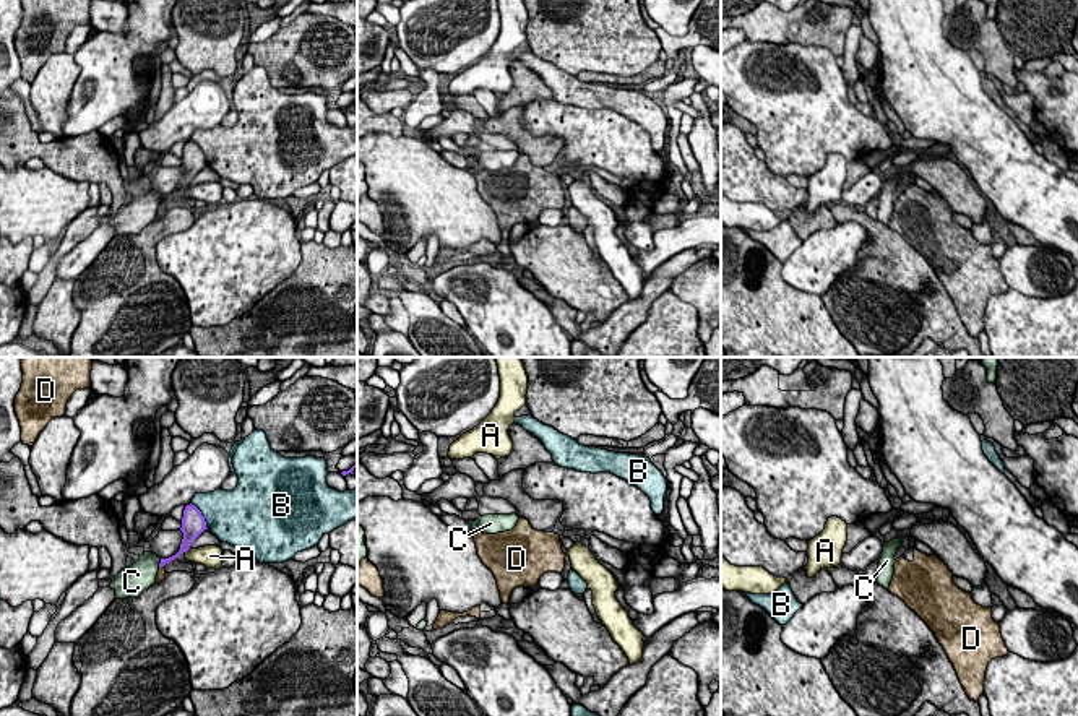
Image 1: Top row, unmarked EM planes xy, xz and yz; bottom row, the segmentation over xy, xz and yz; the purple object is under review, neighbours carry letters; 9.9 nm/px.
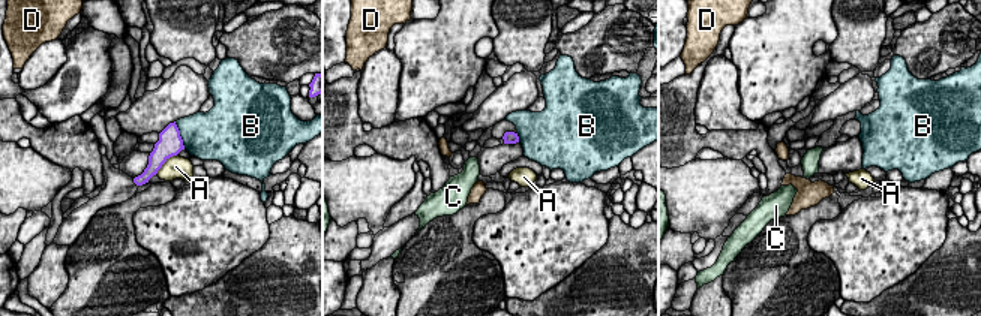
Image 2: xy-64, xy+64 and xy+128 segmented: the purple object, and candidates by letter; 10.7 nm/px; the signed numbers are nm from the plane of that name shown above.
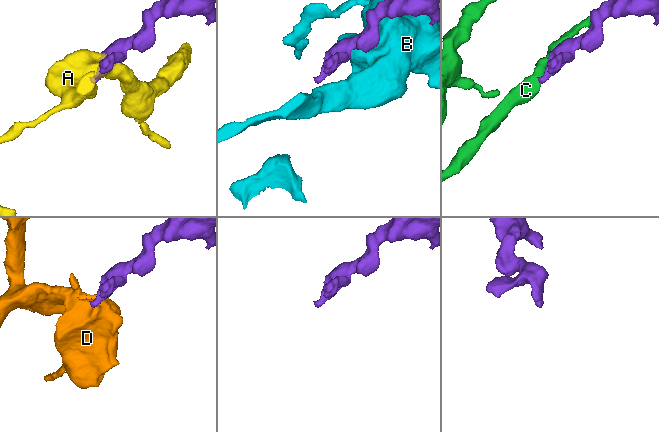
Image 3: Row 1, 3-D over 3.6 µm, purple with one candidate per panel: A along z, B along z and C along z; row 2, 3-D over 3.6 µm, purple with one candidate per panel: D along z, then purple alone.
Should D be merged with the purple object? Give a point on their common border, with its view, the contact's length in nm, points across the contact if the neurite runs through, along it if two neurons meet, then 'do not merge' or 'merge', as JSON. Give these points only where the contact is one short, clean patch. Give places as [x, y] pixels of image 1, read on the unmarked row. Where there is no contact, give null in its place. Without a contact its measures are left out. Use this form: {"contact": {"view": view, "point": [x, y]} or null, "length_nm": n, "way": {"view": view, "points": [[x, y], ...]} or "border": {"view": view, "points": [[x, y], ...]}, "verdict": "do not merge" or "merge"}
{"contact": {"view": "xy", "point": [161, 202]}, "length_nm": 60, "border": {"view": "xy", "points": [[163, 202], [159, 205]]}, "verdict": "do not merge"}

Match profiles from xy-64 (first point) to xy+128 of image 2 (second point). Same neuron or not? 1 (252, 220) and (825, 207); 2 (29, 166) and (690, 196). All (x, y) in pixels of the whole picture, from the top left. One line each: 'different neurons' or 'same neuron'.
1: different neurons
2: same neuron

